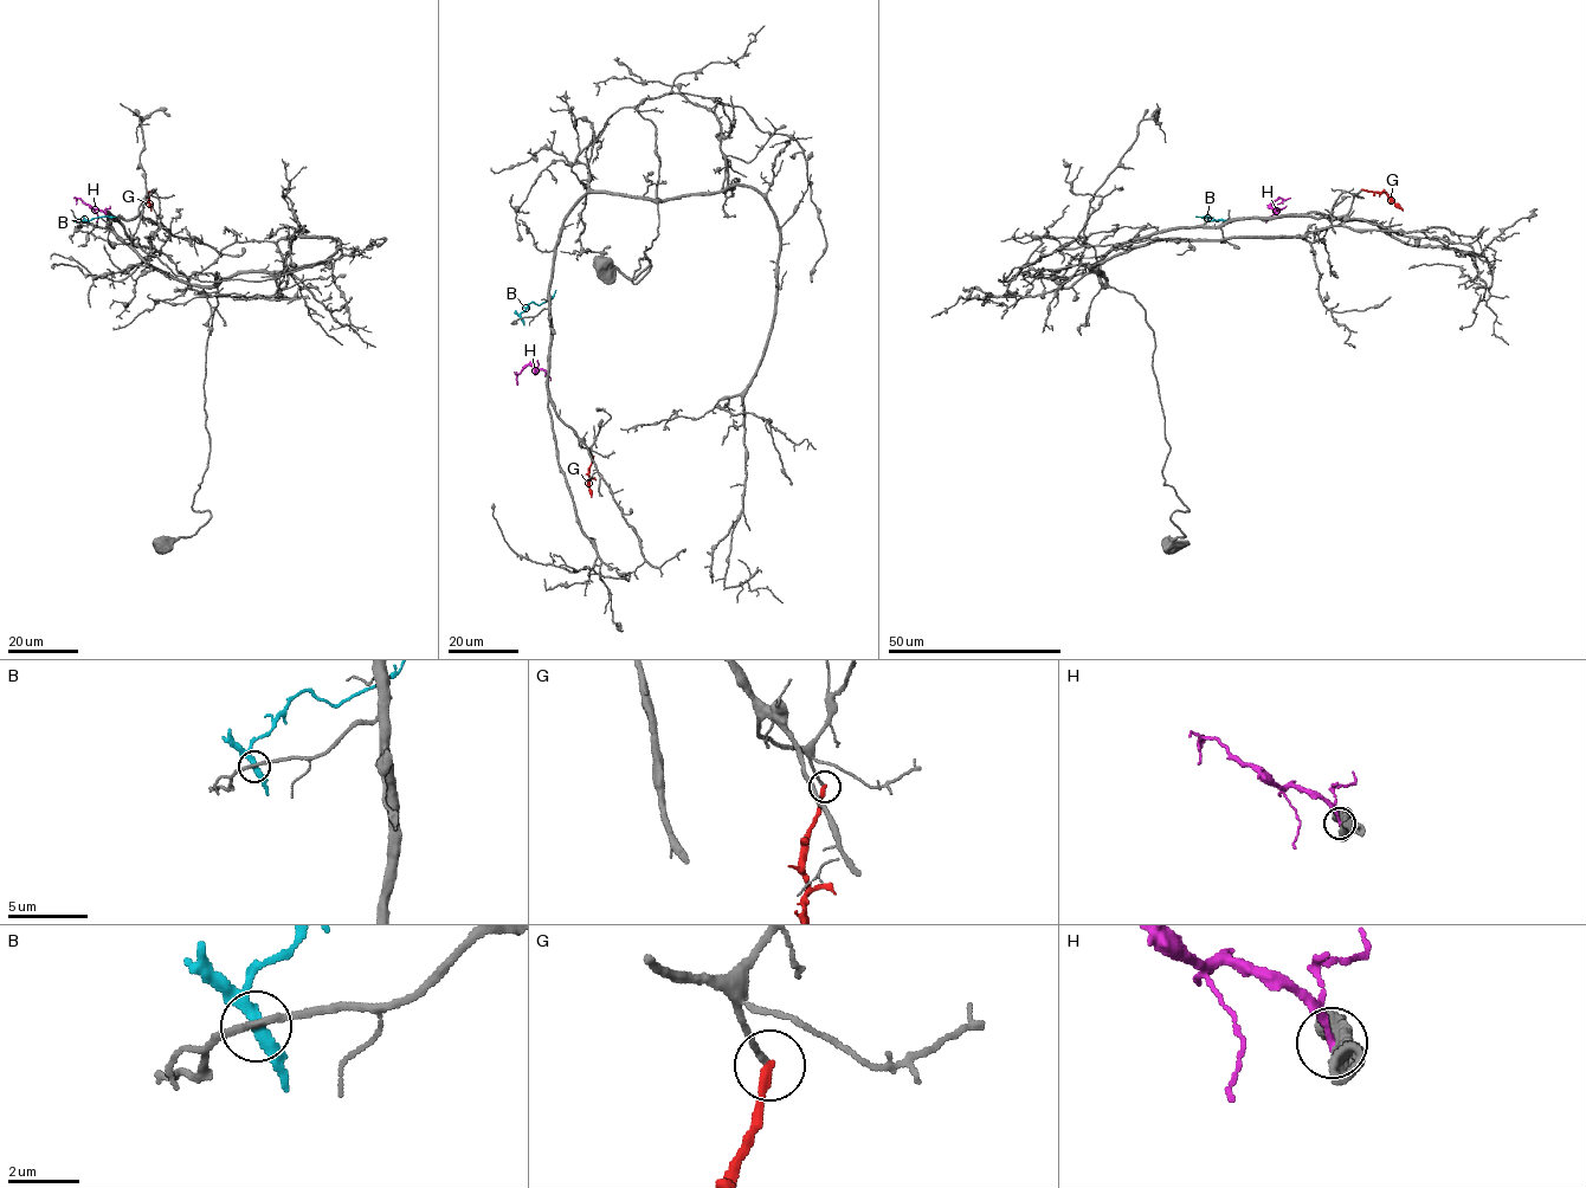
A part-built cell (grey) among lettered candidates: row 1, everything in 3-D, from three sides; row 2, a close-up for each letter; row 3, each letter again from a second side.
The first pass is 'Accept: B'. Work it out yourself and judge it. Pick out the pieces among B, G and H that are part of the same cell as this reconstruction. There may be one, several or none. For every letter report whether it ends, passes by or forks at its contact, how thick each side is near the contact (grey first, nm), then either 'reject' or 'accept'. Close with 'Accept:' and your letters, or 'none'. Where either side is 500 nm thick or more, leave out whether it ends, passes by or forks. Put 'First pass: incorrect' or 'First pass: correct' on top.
First pass: incorrect
B: it forks there; 200 nm thick on the grey side, 280 nm on the other; reject
G: it ends there; 180 nm thick on the grey side, 280 nm on the other; reject
H: 500 nm thick on the grey side, 220 nm on the other; reject
Accept: none

